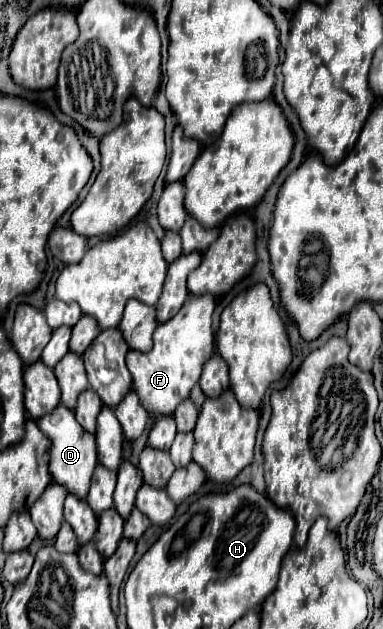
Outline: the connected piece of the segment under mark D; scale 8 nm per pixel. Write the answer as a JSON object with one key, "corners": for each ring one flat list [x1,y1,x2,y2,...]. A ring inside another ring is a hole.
{"corners":[[56,406,50,414,44,414,38,420,38,428,42,430,42,434,48,438,50,442,50,474,52,480,56,484,62,484,68,488,70,494,78,496,78,498,86,498,88,488,90,488,90,478,92,472,98,464,96,460,96,436,82,430,82,426,78,426,74,412,66,410,66,406]]}

